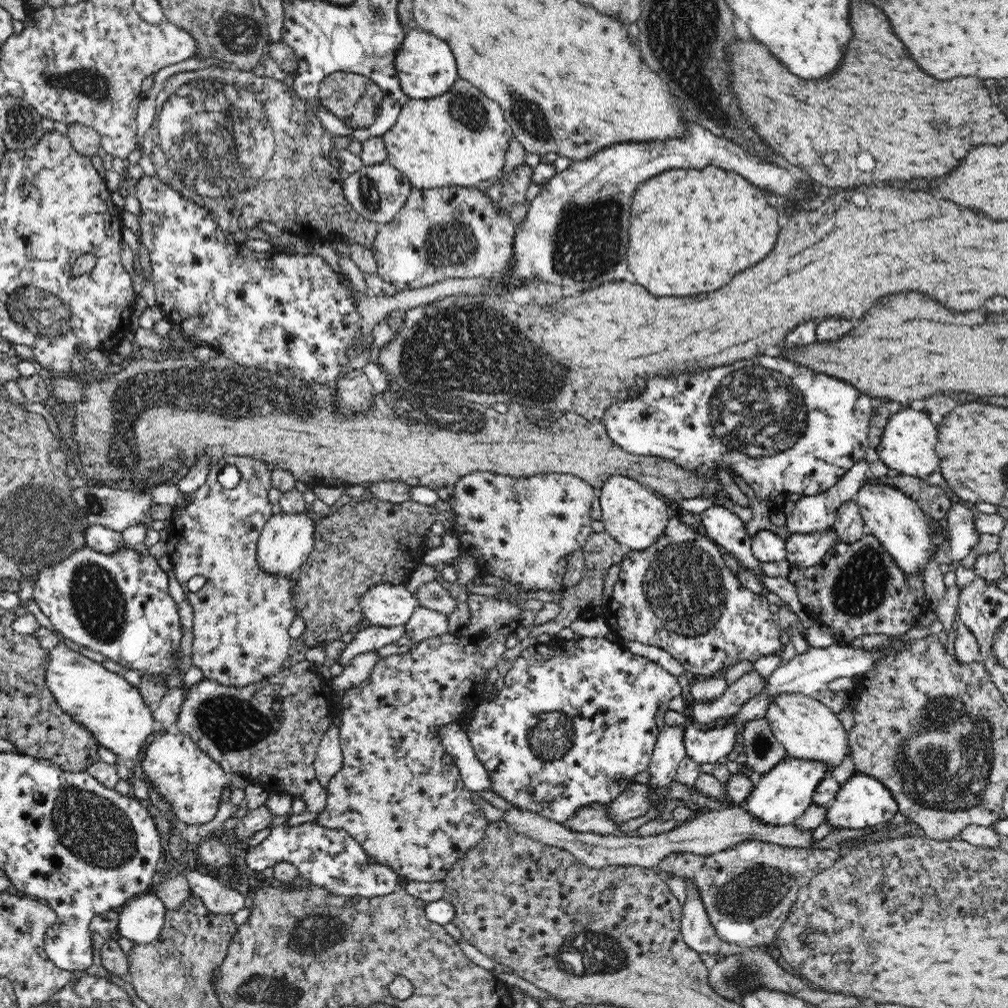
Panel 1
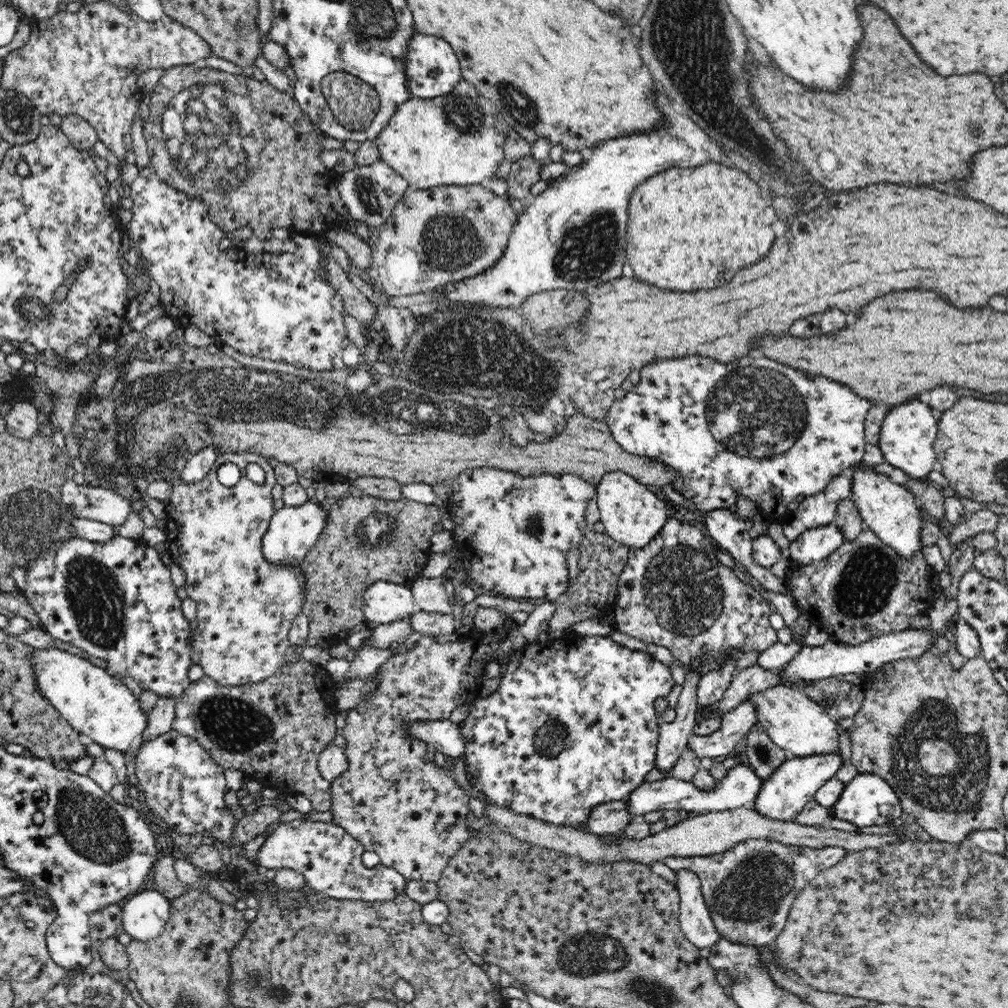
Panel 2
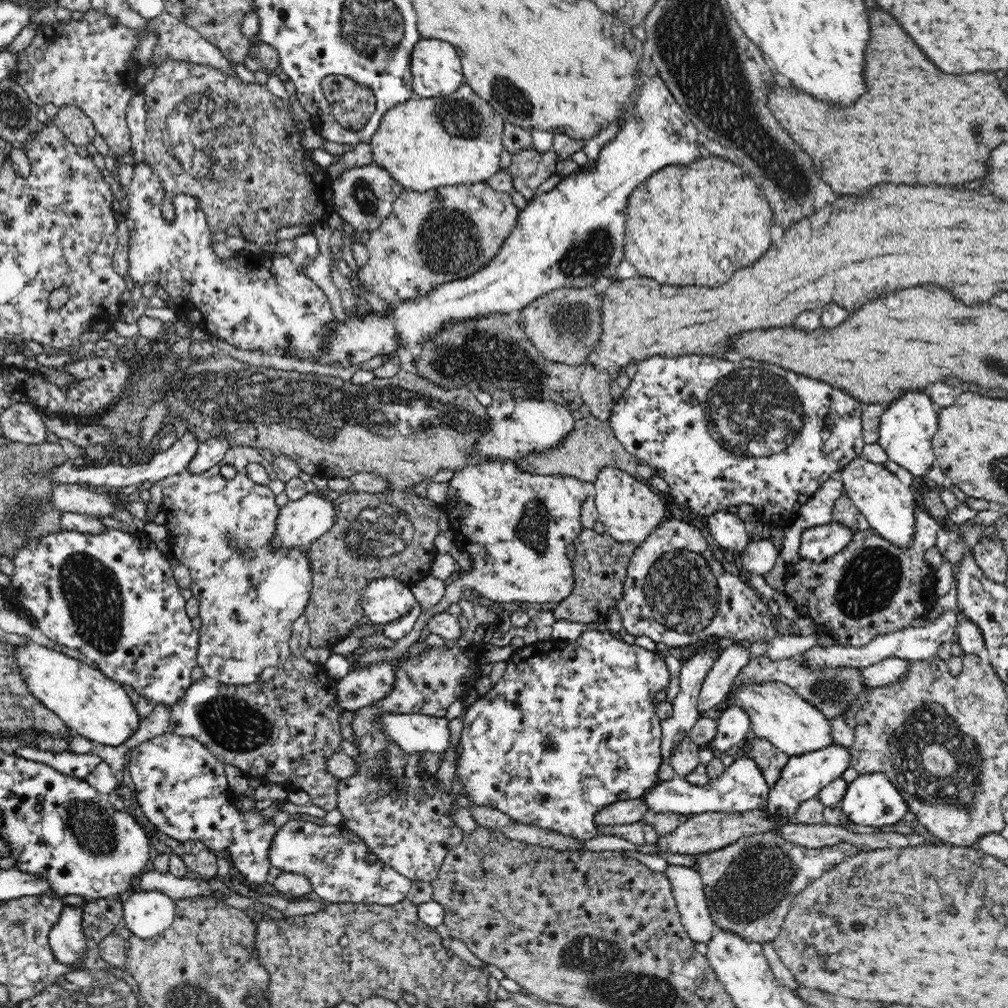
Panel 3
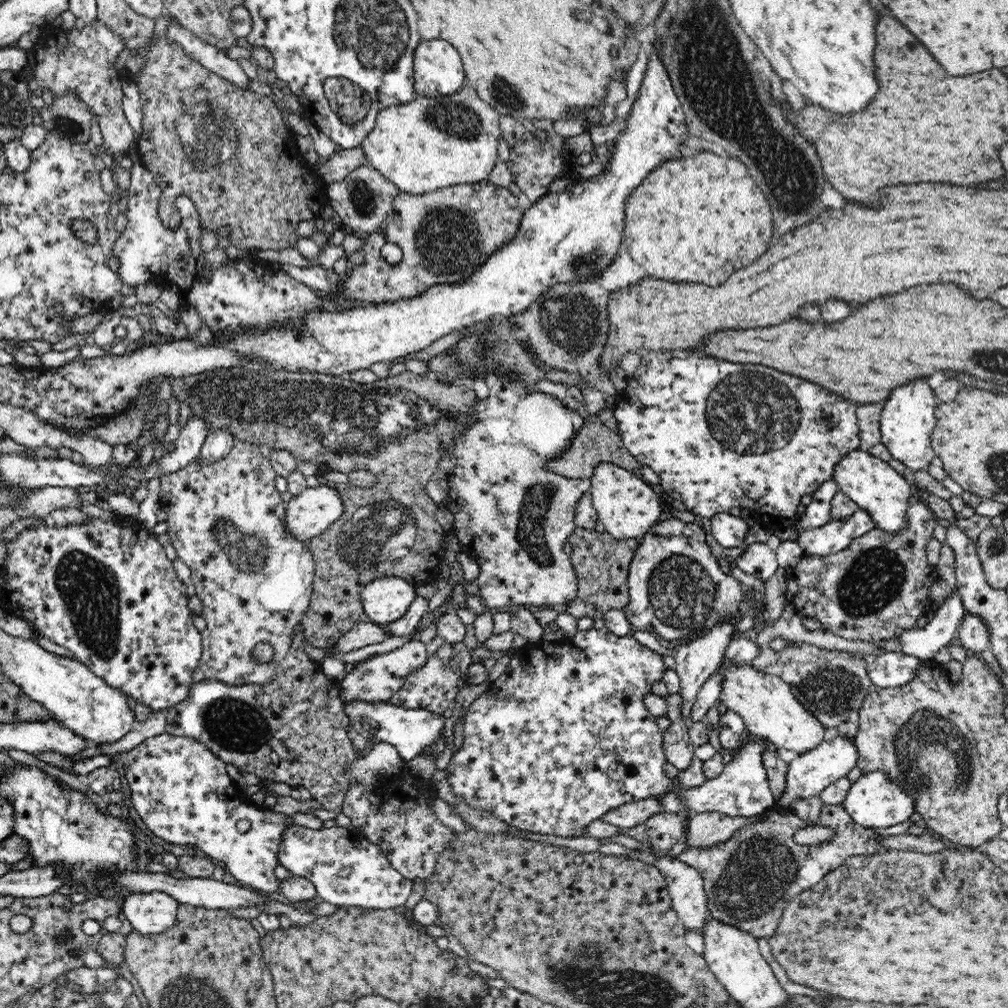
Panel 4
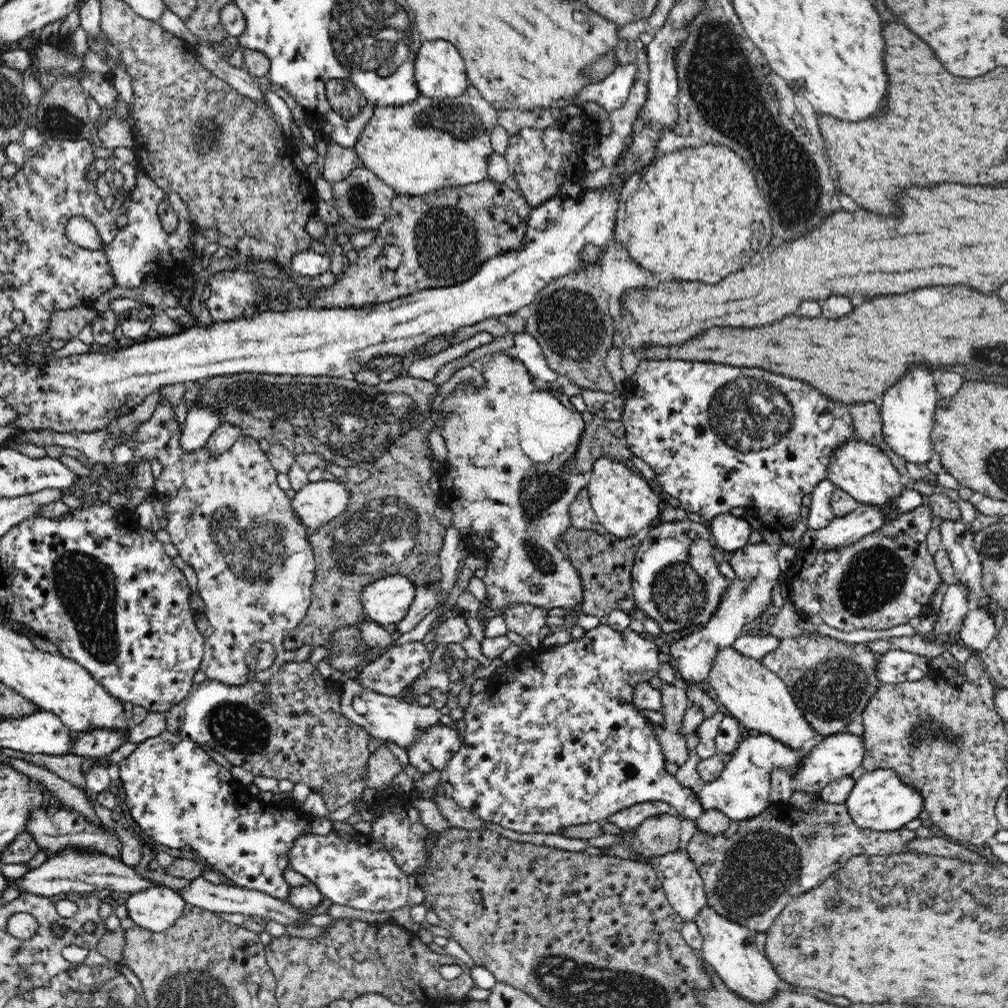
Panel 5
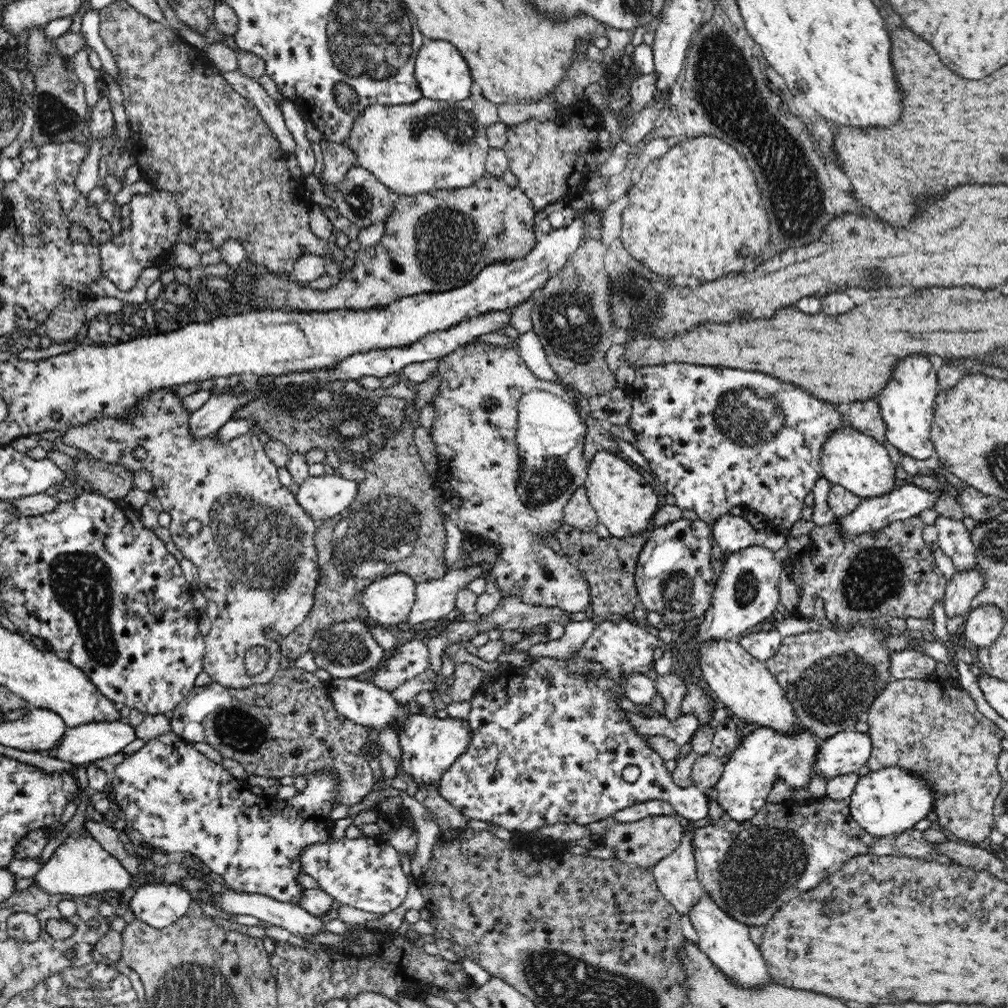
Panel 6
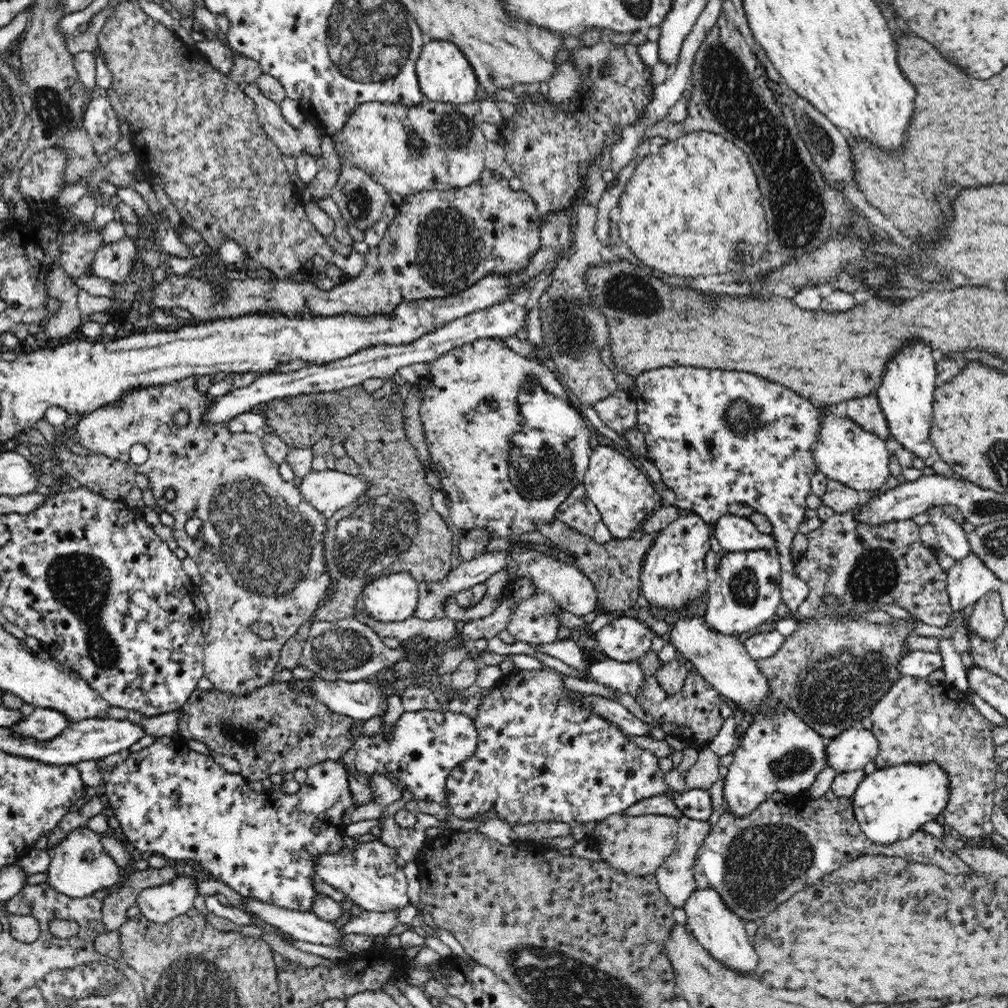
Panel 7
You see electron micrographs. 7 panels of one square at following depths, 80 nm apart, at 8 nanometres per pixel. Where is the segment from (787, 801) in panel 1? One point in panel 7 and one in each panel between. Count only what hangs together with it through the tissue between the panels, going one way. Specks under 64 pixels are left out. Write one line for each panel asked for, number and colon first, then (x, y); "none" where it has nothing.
2: (782, 796)
3: (804, 776)
4: (807, 775)
5: (838, 755)
6: (844, 753)
7: (852, 749)

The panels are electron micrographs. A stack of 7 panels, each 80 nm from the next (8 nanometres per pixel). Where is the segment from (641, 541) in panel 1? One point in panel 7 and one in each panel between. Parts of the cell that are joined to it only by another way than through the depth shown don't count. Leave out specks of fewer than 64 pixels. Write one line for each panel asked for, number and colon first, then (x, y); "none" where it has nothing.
2: (632, 513)
3: (630, 510)
4: (628, 506)
5: (625, 504)
6: (625, 502)
7: (624, 496)

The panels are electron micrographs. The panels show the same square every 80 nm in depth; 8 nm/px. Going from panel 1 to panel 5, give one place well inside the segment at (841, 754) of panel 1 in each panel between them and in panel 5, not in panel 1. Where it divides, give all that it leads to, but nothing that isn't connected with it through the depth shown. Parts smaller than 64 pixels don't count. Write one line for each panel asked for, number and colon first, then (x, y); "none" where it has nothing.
2: (801, 726)
3: (777, 713)
4: (767, 705)
5: (757, 697)

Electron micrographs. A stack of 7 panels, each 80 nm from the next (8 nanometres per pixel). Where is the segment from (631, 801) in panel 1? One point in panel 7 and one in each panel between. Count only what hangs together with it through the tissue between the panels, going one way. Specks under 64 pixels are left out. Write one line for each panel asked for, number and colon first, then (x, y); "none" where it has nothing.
2: (737, 789)
3: (741, 787)
4: (742, 789)
5: (742, 790)
6: (742, 790)
7: (781, 752)

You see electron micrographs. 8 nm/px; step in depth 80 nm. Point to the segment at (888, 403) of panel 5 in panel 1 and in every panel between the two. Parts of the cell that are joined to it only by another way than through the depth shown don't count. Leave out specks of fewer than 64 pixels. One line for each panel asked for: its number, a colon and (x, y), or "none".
1: (908, 443)
2: (907, 436)
3: (907, 426)
4: (907, 421)

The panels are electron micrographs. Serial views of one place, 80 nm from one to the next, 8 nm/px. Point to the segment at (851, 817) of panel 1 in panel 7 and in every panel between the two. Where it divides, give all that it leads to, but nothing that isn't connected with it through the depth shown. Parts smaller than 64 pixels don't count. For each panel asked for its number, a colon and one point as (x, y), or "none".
2: (867, 799)
3: (871, 799)
4: (873, 800)
5: (879, 802)
6: (887, 802)
7: (889, 804)

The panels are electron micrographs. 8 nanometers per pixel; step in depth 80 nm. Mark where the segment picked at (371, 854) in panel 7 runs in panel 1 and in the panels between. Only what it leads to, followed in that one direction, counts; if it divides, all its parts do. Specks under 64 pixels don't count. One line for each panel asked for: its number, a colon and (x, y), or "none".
1: (331, 858)
2: (330, 860)
3: (330, 857)
4: (346, 869)
5: (352, 870)
6: (366, 873)

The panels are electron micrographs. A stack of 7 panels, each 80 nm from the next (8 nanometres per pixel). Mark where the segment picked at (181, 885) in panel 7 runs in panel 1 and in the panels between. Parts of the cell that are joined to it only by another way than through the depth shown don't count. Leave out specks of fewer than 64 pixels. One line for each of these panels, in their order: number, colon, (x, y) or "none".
1: (141, 921)
2: (144, 916)
3: (146, 914)
4: (150, 913)
5: (156, 909)
6: (159, 905)

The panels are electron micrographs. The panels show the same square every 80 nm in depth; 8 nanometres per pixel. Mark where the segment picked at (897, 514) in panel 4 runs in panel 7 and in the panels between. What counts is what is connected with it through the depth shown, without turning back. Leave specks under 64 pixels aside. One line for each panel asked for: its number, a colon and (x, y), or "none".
5: (861, 470)
6: (857, 462)
7: (845, 452)

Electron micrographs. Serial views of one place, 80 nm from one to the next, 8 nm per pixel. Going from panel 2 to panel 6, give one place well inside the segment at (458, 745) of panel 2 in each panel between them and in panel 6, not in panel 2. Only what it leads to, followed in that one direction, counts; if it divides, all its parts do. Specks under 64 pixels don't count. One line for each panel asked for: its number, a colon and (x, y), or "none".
3: (413, 732)
4: (411, 731)
5: (389, 719)
6: (376, 709)

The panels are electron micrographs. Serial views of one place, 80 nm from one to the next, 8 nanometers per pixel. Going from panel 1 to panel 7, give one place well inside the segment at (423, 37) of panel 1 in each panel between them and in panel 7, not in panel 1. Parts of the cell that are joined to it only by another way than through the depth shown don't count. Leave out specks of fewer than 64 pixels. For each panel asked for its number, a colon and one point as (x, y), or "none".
2: (432, 68)
3: (436, 69)
4: (438, 71)
5: (440, 72)
6: (441, 71)
7: (444, 74)

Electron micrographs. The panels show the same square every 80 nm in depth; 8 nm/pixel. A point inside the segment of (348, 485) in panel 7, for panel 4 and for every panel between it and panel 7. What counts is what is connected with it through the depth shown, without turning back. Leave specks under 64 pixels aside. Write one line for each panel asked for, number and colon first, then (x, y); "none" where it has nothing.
4: (309, 514)
5: (318, 503)
6: (322, 497)

